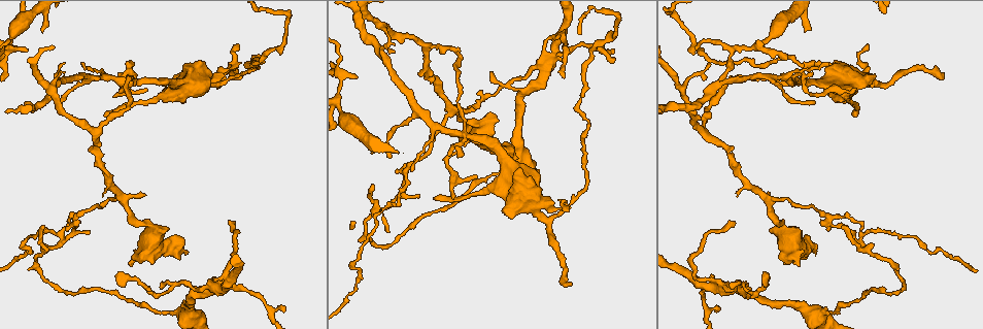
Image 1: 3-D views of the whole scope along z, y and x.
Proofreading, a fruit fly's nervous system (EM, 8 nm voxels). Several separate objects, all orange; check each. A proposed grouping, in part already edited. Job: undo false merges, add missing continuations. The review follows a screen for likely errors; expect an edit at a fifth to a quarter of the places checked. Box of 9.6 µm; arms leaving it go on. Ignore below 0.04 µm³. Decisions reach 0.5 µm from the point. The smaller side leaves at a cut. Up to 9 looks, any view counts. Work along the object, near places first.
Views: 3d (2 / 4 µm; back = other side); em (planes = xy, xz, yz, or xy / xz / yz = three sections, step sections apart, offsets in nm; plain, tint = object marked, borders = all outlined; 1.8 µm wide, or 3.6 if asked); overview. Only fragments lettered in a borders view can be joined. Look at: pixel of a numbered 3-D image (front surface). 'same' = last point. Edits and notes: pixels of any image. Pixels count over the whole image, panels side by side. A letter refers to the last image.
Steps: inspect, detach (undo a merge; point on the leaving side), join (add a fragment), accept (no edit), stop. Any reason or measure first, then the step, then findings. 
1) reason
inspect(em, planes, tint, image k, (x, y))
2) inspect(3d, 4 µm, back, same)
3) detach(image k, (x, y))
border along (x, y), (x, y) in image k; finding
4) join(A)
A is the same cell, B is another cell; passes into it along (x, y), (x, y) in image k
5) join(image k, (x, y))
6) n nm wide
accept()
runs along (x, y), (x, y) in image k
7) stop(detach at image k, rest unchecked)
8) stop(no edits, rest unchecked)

an open end
inspect(em, planes, tint, image 1, (798, 264))

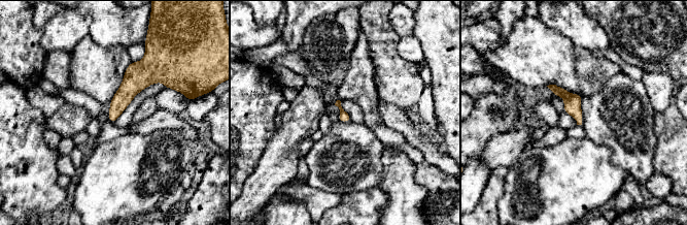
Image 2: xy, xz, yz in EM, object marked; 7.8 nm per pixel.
inspect(em, planes, borders, same)

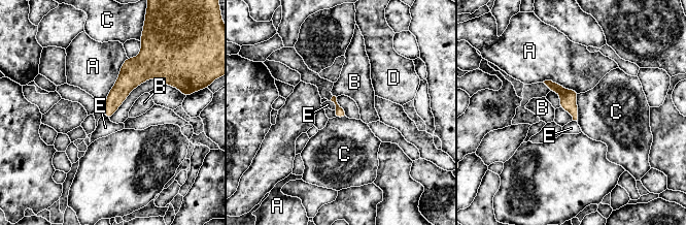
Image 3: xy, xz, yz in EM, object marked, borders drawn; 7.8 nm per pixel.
A touches over 360 nm
accept()
A, B, C, D and E are other cells; runs along (548, 83), (568, 98), (575, 118) in image 3; no lettered fragment goes on from it

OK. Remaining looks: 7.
small branch off a trunk
inspect(em, 3.6 µm, planes, plain, image 1, (180, 312))

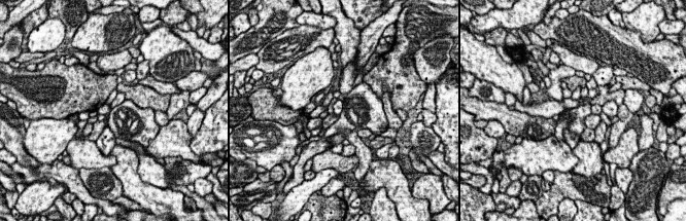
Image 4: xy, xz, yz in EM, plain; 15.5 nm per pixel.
see the neighbours
inspect(em, 3.6 µm, planes, borders, same)

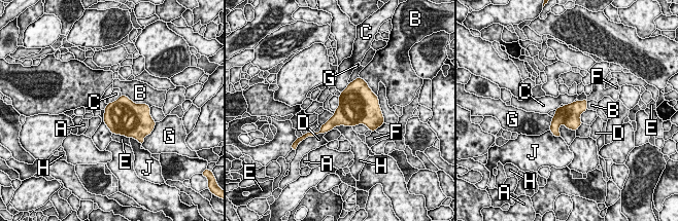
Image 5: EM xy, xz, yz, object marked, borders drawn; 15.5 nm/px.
accept()
A, B, C, D, E, F, G, H and J are other cells; one neuron here

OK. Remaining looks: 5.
calibre changes
inspect(em, planes, tint, image 1, (877, 83))

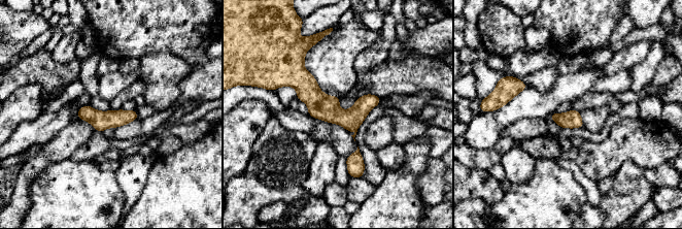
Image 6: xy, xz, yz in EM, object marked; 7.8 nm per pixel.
see the neighbours
inspect(em, planes, borders, same)

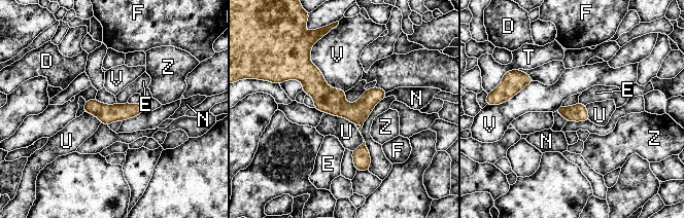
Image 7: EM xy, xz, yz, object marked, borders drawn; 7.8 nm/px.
V touches over 460 nm
accept()
D, E, F, N, T, U, V and Z are other cells; border along (117, 102), (127, 103) in image 7; all the same neuron

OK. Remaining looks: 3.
an open end
inspect(3d, 2 µm, image 1, (41, 31))

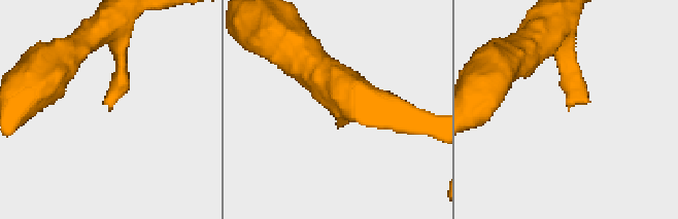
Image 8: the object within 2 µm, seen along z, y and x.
inspect(em, xz, step 4, tint, image 8, (568, 108))

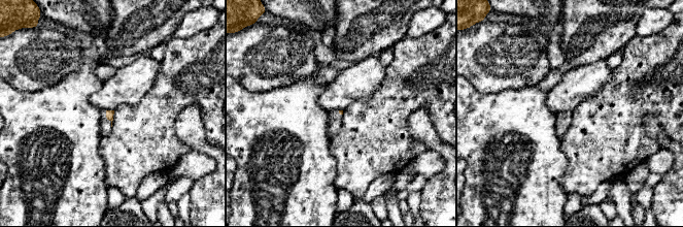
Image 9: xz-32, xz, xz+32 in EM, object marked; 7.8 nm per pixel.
inspect(em, planes, borders, same)

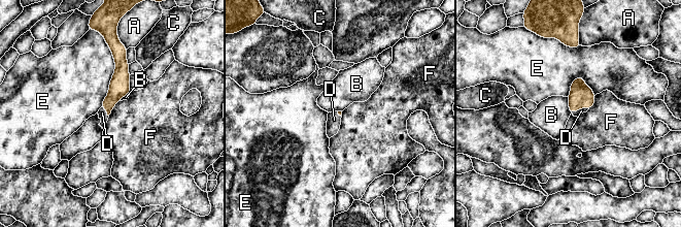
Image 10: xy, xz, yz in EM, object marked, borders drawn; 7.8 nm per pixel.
join(D)
D is the same cell, A, B, C, E and F are other cells; passes into it along (581, 96), (580, 107), (581, 110) in image 10; it goes on there

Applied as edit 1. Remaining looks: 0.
stop(join at image 10, rest unchecked)

